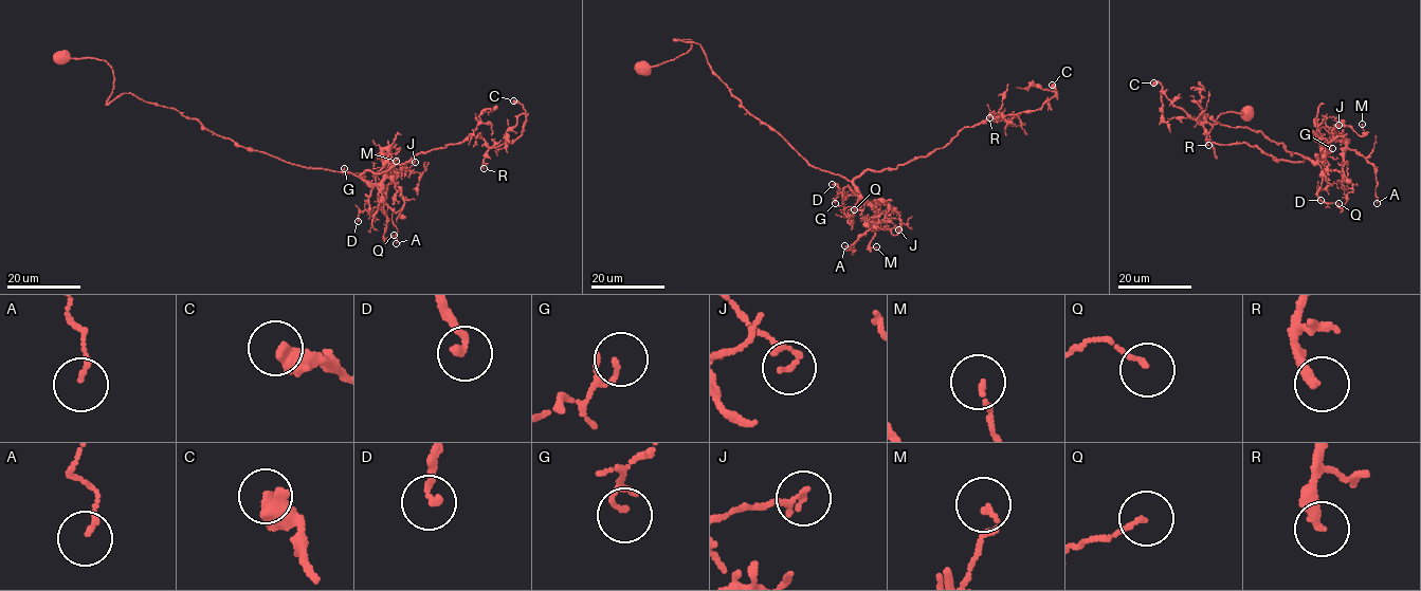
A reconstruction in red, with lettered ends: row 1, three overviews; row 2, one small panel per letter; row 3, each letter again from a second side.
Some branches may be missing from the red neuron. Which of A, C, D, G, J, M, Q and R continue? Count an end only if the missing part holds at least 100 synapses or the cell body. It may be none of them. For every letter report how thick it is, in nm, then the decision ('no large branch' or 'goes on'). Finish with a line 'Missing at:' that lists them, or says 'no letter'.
A: 120 nm | no large branch
C: 550 nm | no large branch
D: 200 nm | no large branch
G: 70 nm | no large branch
J: 130 nm | no large branch
M: 130 nm | no large branch
Q: 120 nm | no large branch
R: 300 nm | no large branch
Missing at: no letter

